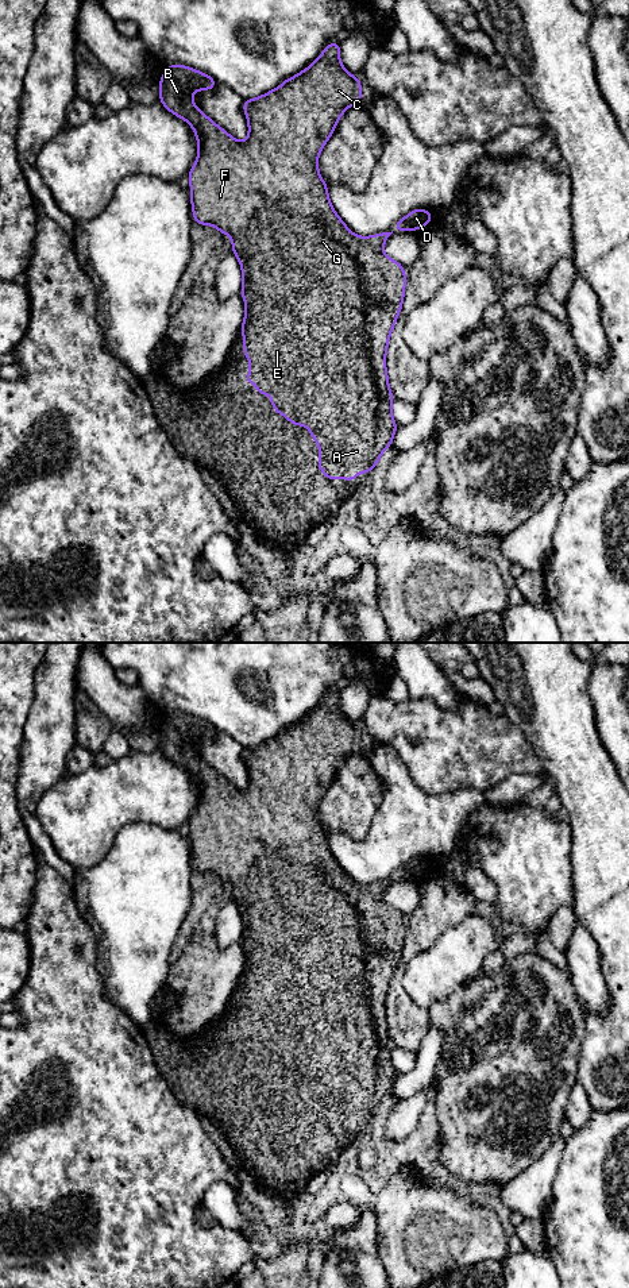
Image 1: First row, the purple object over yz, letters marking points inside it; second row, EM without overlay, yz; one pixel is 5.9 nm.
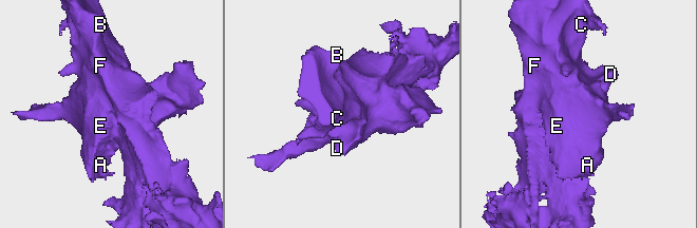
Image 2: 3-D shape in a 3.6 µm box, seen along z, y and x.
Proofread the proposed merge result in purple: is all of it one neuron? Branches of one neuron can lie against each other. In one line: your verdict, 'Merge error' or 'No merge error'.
No merge error

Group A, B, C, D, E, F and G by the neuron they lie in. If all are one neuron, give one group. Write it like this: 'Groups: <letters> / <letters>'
Groups: A B C D E F G

